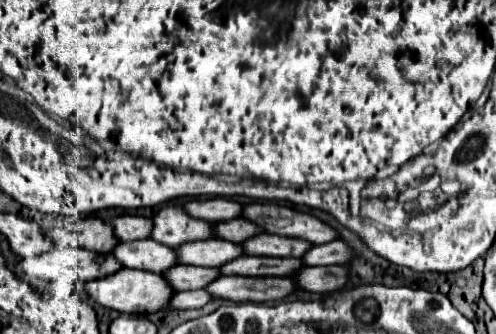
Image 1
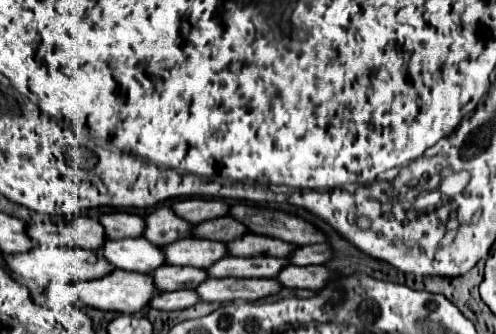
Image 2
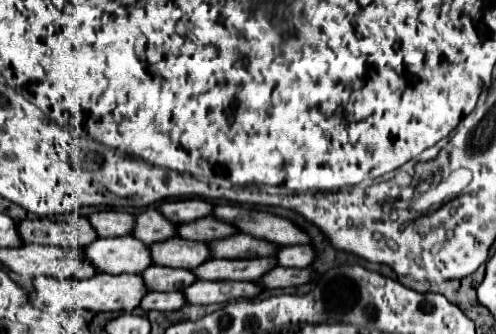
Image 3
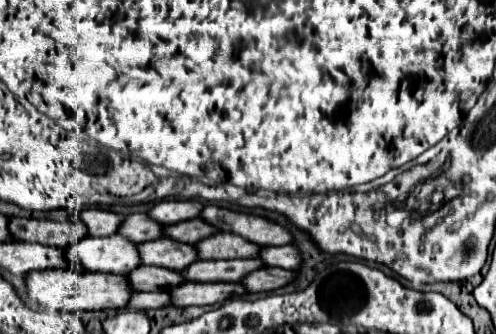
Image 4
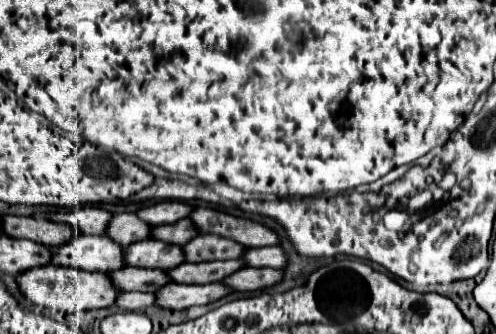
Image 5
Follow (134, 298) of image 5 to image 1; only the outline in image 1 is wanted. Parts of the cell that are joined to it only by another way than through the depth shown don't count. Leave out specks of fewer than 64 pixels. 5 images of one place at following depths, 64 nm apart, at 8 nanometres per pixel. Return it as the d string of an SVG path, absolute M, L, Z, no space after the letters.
M208 290L178 292L174 294L174 300L170 300L170 308L202 308L210 300L212 300L212 294Z

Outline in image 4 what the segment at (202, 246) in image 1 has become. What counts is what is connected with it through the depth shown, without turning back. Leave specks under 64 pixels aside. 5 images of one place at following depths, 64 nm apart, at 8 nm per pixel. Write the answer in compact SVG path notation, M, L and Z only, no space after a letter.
M160 238L154 242L138 244L142 264L162 266L170 270L188 268L192 262L198 260L198 250L192 244L182 244L172 238Z

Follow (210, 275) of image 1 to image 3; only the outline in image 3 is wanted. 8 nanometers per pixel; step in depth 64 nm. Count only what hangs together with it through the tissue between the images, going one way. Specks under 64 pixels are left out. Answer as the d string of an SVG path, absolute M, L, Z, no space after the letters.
M150 266L148 270L144 270L142 278L144 278L148 290L158 290L158 292L182 290L198 280L192 270L168 268L168 266Z

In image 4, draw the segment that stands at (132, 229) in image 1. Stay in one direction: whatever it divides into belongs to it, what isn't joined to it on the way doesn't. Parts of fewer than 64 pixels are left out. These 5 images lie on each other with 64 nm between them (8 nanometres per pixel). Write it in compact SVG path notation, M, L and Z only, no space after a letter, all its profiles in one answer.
M84 210L80 212L80 218L86 222L90 236L112 236L118 232L118 228L124 224L124 214L114 214L108 210Z

